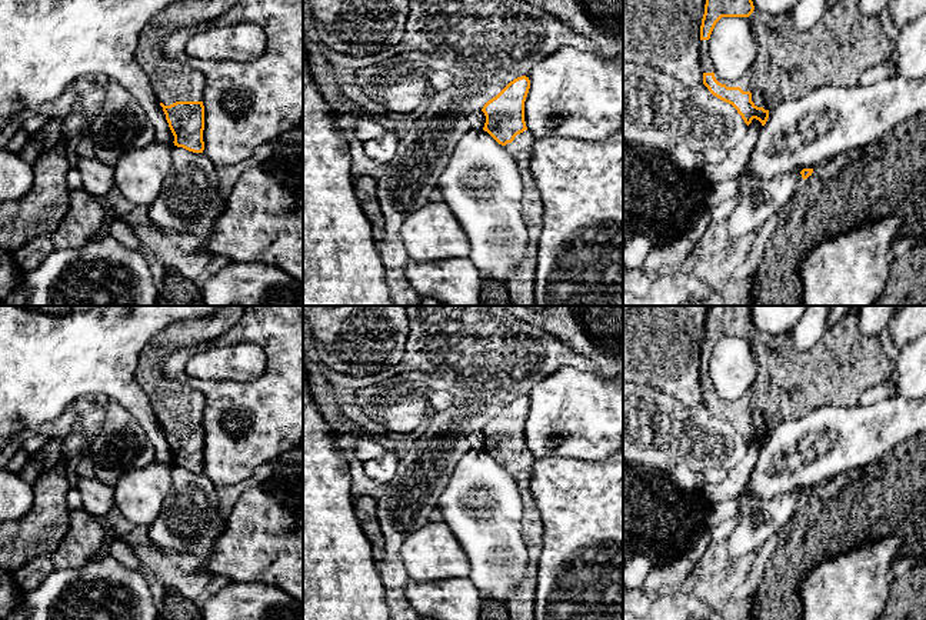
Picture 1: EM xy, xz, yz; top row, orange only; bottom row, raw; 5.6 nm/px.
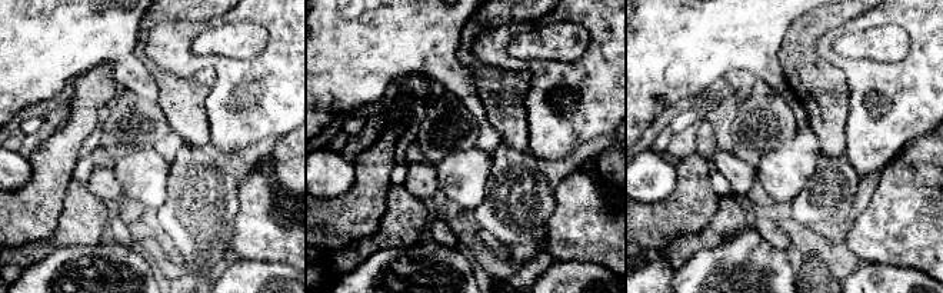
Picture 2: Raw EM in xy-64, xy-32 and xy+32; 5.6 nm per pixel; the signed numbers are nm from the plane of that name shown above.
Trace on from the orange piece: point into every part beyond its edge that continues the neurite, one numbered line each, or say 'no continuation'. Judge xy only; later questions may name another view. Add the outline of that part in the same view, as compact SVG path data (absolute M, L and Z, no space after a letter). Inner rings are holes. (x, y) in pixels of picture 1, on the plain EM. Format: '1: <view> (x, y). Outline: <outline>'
1: xy (170, 400). Outline: M223 306L214 314L179 323L154 336L141 350L136 380L147 394L159 423L203 421L204 397L194 389L163 374L167 356L176 350L210 346L244 313L246 306Z

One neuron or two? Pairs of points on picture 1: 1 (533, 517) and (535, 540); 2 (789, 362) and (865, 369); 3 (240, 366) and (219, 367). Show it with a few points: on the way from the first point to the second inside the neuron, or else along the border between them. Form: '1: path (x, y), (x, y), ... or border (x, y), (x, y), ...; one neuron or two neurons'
1: path (533, 523), (533, 534); one neuron
2: path (808, 369), (846, 369); one neuron
3: path (235, 366), (225, 366); one neuron

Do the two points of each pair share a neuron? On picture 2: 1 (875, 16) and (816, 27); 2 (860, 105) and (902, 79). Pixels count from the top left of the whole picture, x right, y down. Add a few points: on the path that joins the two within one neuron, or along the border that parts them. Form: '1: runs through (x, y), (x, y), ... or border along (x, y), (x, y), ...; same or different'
1: border along (862, 15), (837, 29); different
2: runs through (870, 105), (876, 105), (892, 89); same

